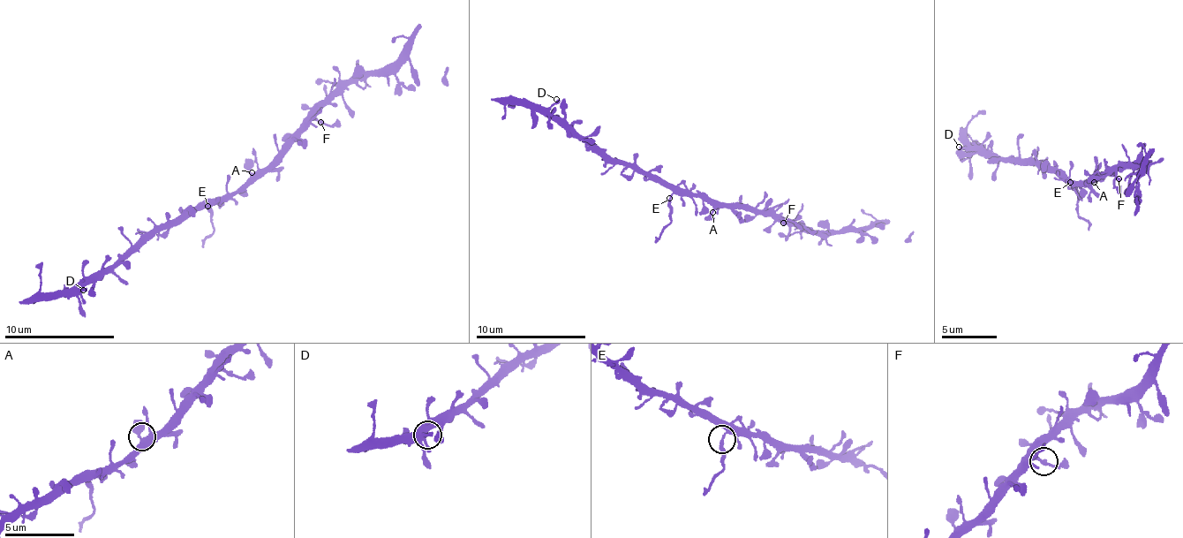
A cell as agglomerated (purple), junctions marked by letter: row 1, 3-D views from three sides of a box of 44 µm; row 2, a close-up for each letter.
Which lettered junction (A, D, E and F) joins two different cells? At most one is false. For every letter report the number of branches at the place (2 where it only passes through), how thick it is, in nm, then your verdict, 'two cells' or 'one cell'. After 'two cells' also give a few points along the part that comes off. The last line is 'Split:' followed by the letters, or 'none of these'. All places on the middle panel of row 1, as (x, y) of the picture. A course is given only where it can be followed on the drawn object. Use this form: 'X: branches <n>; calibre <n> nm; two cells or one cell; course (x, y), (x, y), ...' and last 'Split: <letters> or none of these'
A: branches 2; calibre 280 nm; one cell
D: branches 2; calibre 300 nm; one cell
E: branches 2; calibre 240 nm; two cells; course (669, 199), (670, 225), (658, 237), (656, 243)
F: branches 2; calibre 200 nm; one cell
Split: E

